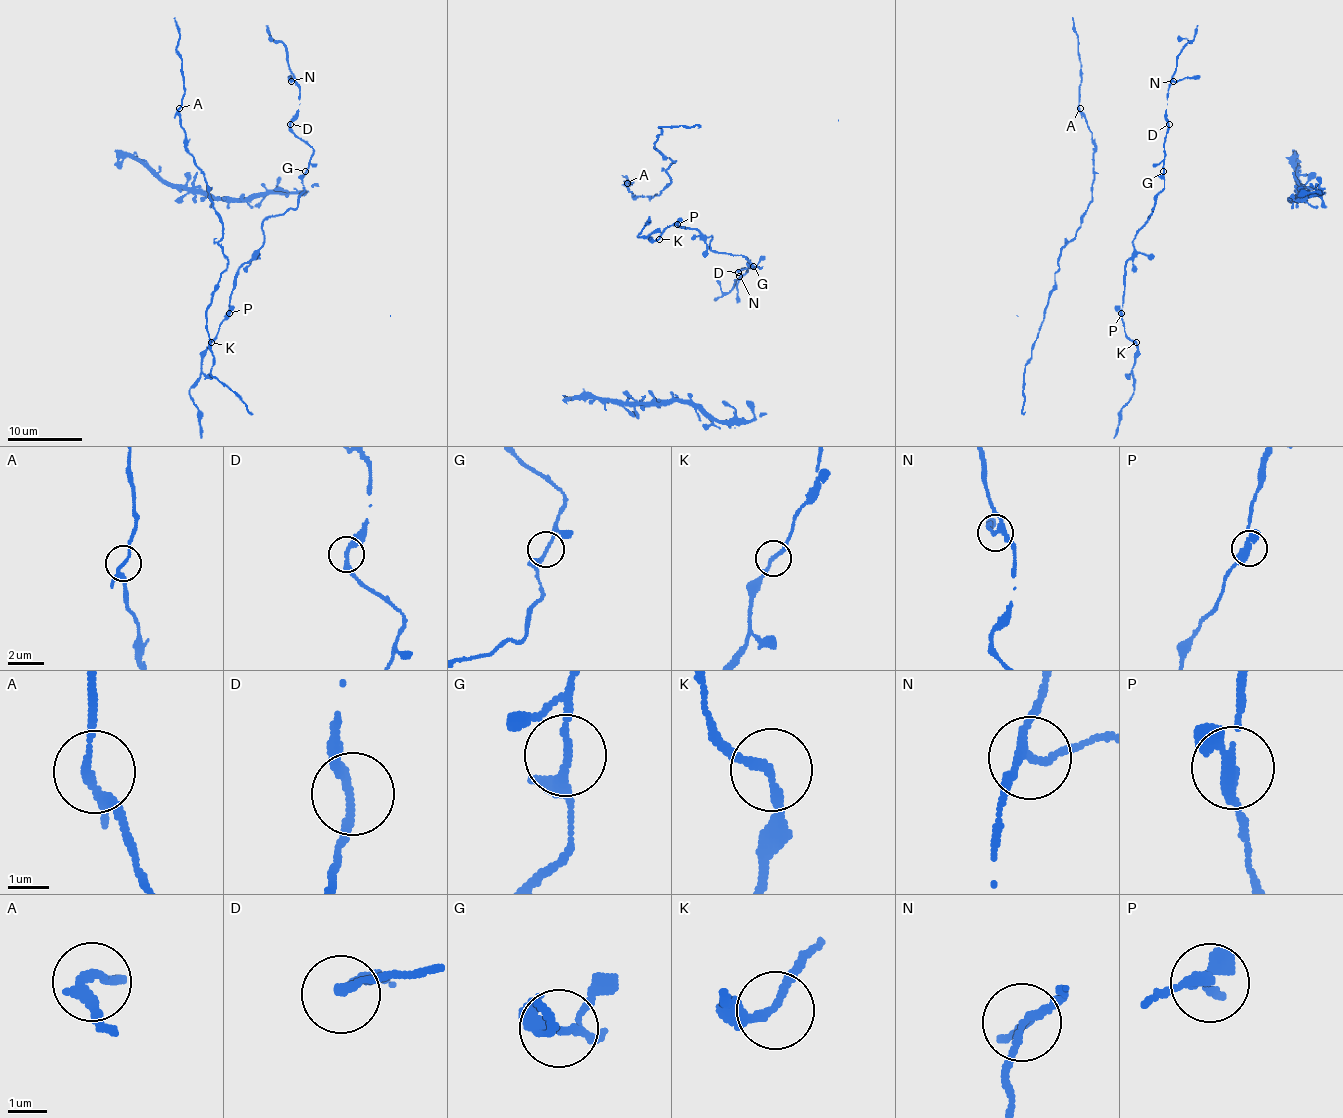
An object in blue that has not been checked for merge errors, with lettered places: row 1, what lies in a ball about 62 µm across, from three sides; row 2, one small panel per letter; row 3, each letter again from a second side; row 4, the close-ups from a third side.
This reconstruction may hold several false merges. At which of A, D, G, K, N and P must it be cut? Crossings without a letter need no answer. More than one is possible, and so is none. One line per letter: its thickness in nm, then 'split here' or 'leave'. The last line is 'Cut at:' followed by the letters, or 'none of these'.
A: 180 nm thick; leave
D: 220 nm thick; leave
G: 170 nm thick; leave
K: 190 nm thick; leave
N: 190 nm thick; leave
P: 280 nm thick; leave
Cut at: none of these

